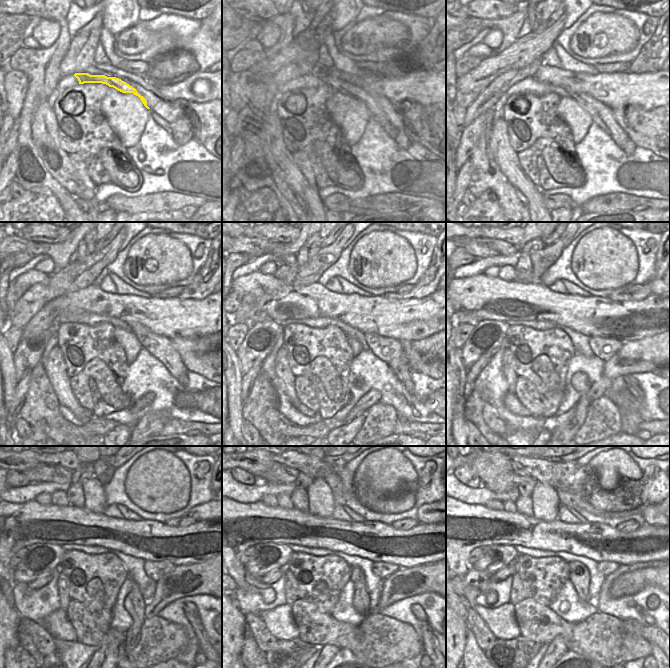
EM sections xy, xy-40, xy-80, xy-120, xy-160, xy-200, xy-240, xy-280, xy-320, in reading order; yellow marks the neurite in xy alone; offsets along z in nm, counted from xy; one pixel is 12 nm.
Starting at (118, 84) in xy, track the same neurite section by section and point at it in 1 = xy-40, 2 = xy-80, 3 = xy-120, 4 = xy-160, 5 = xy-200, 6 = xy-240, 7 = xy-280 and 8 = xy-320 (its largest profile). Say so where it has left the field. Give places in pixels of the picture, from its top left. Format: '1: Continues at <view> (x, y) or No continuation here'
1: Continues at xy-40 (347, 89)
2: Continues at xy-80 (602, 115)
3: Continues at xy-120 (159, 346)
4: Continues at xy-160 (388, 349)
5: Continues at xy-200 (605, 348)
6: Continues at xy-240 (155, 570)
7: Continues at xy-280 (383, 570)
8: Continues at xy-320 (605, 567)

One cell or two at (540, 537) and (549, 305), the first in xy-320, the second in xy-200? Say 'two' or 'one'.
one

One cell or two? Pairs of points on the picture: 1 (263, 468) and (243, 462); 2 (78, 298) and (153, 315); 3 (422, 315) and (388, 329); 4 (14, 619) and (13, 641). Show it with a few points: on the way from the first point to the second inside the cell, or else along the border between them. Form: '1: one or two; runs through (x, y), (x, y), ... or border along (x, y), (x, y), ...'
1: one; runs through (258, 464), (248, 462)
2: one; runs through (97, 302), (126, 305), (134, 309)
3: one; runs through (414, 319), (396, 321)
4: one; runs through (12, 624), (12, 636)

